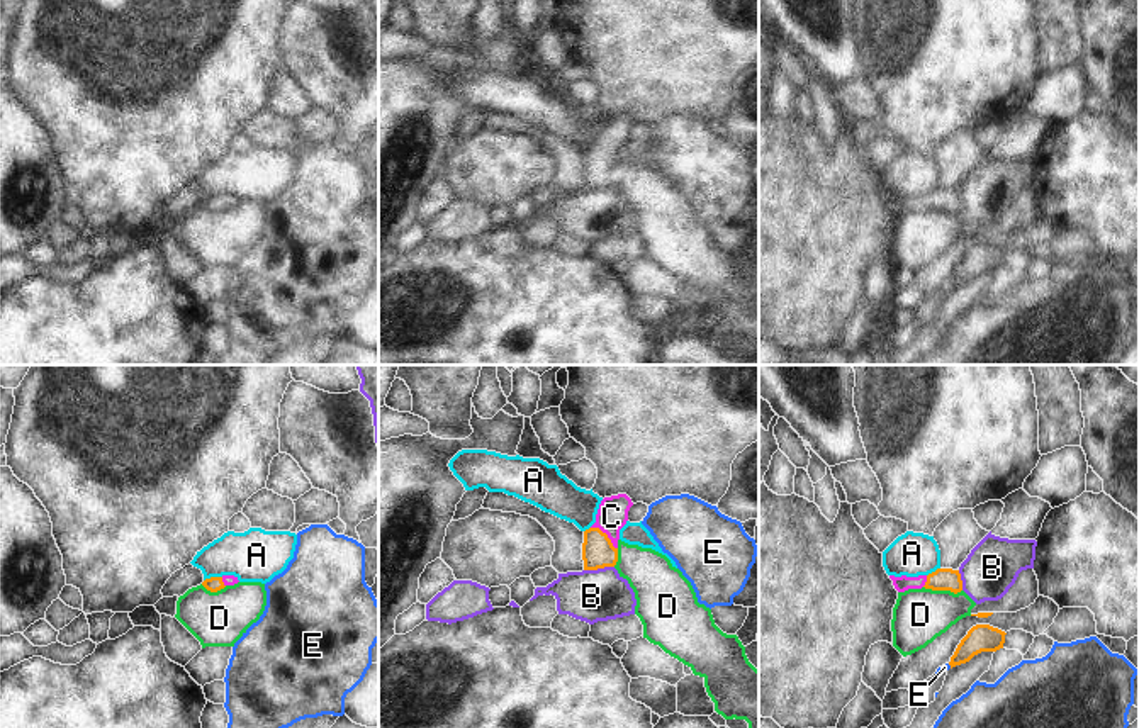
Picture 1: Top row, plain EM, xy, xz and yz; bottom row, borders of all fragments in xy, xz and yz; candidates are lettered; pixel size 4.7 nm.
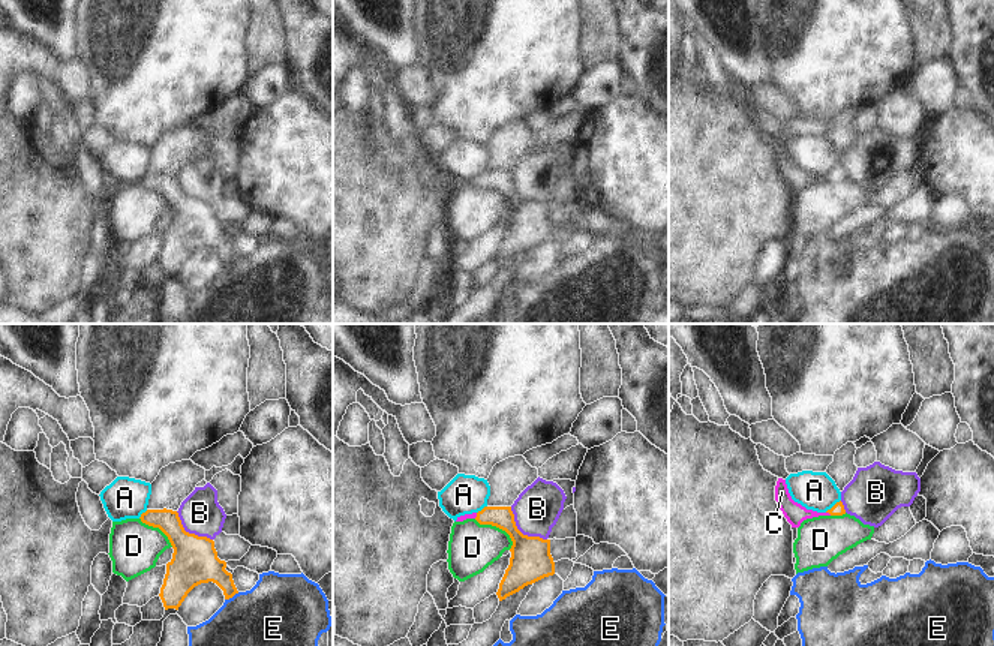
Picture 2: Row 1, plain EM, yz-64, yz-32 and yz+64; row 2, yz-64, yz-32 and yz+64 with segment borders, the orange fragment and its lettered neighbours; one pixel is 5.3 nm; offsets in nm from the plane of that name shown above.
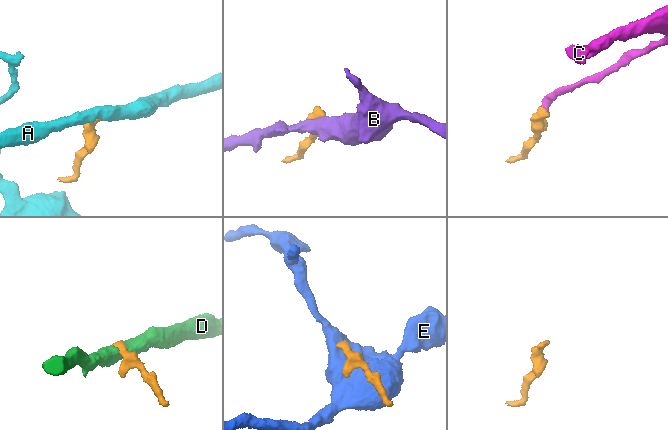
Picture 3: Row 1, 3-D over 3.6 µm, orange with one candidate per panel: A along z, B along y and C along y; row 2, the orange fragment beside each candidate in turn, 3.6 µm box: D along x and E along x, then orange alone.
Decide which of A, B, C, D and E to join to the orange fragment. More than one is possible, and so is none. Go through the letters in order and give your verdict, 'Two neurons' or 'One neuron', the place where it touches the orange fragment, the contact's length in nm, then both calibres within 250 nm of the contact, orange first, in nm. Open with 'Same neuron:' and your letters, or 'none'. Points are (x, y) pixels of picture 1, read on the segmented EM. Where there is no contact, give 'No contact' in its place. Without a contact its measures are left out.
Same neuron: C
A: Two neurons. Touches orange at xy (213, 577). Shared border 90 nm. Thickness 70 nm (orange) against 260 nm
B: Two neurons. Touches orange at xz (598, 567). Shared border 150 nm. Thickness 160 nm (orange) against 240 nm
C: One neuron. Touches orange at xz (606, 535). Shared border 170 nm. Thickness 160 nm (orange) against 150 nm
D: Two neurons. Touches orange at yz (942, 589). Shared border 190 nm. Thickness 110 nm (orange) against 260 nm
E: Two neurons. Touches orange at yz (949, 664). Shared border 30 nm. Thickness 130 nm (orange) against 30 nm.

